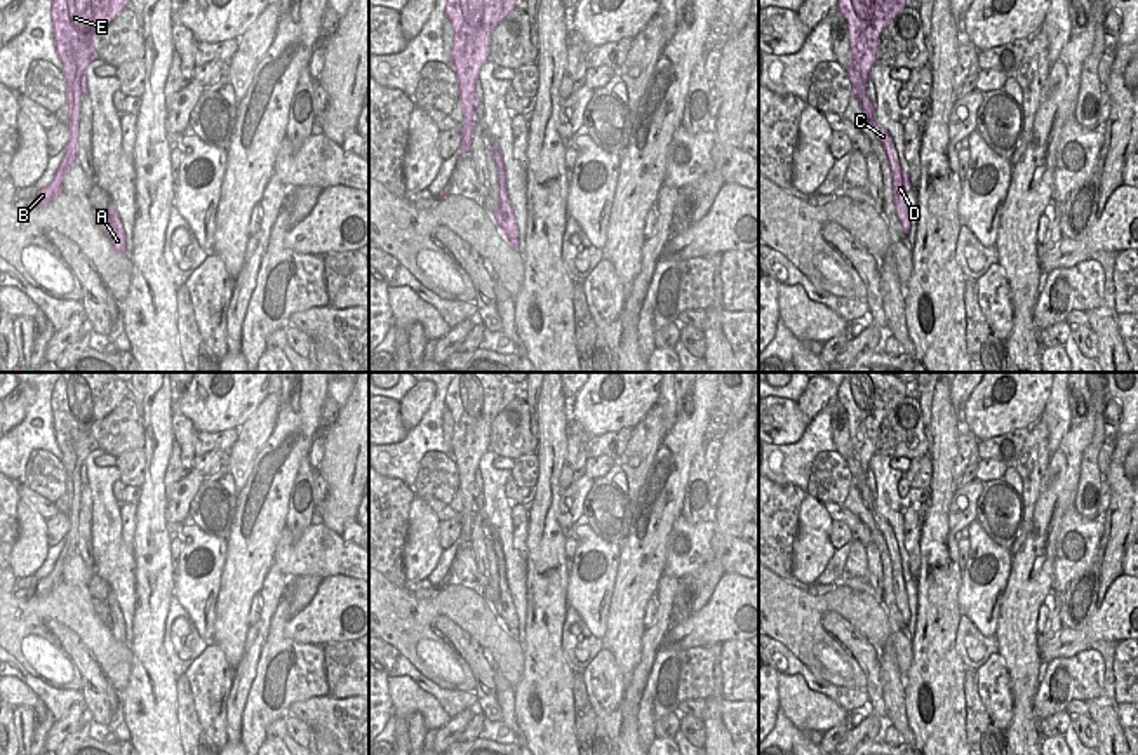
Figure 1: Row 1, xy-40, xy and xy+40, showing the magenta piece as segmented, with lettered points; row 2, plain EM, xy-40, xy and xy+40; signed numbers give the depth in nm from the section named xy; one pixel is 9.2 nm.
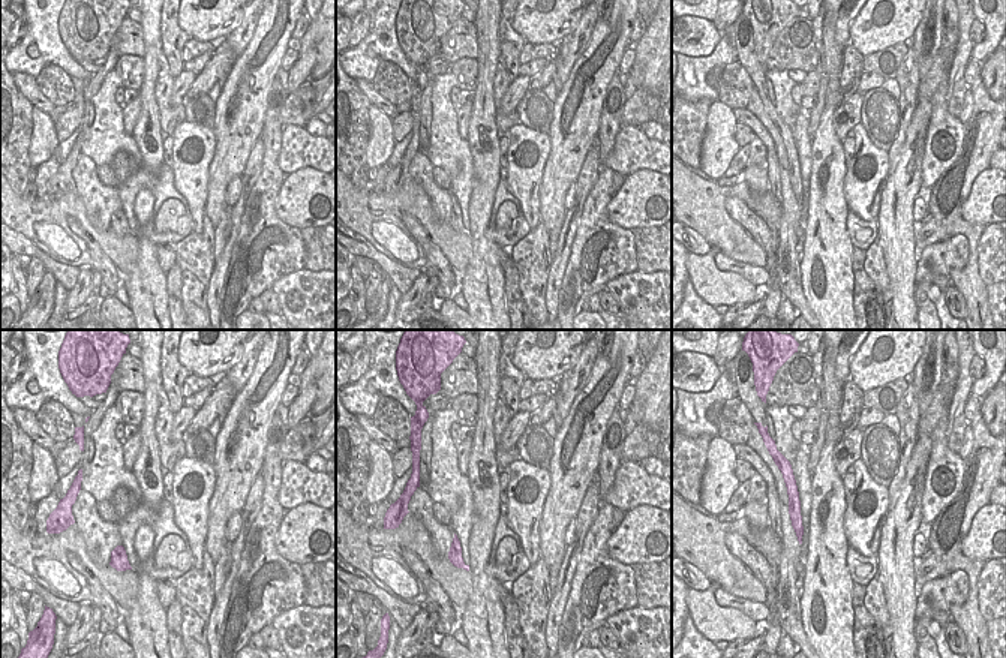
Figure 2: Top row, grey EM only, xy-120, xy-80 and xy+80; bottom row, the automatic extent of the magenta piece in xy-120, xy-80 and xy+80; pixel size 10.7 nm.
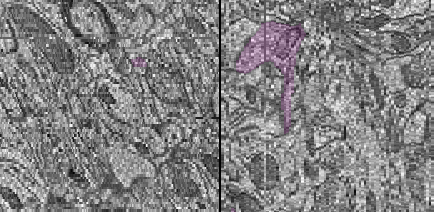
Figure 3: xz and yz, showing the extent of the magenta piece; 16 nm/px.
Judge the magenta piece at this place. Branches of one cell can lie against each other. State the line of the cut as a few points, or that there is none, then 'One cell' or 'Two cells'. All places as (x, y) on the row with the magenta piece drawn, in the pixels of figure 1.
Split along xy+40 (851, 65), (865, 86). Two cells.

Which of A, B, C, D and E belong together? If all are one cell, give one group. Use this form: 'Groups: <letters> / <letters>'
Groups: A C D / B E.

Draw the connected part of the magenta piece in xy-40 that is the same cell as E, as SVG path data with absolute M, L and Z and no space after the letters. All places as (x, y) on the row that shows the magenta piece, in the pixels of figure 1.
M52 0L54 45L63 61L70 141L52 183L38 190L35 205L47 207L63 193L63 181L78 153L78 122L87 90L87 66L97 59L99 33L125 9L127 0Z

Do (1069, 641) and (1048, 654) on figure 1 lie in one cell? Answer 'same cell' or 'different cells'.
same cell

